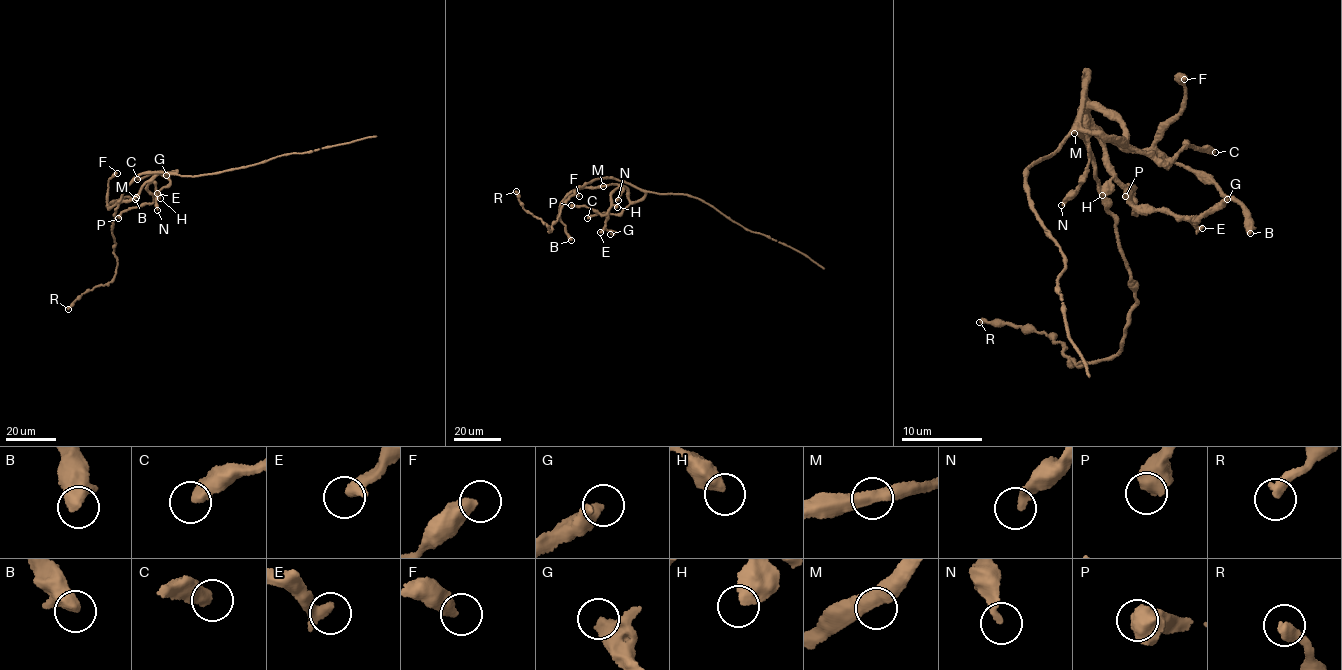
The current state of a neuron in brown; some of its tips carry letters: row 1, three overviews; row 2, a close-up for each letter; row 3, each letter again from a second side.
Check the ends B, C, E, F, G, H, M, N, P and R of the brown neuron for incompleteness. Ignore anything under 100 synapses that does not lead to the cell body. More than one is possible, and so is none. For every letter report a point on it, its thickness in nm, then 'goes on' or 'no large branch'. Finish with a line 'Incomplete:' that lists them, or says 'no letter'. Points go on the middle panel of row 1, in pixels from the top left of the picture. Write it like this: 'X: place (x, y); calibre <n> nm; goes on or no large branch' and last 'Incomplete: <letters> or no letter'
B: place (571, 240); calibre 600 nm; no large branch
C: place (587, 218); calibre 440 nm; no large branch
E: place (600, 232); calibre 440 nm; no large branch
F: place (579, 196); calibre 500 nm; no large branch
G: place (610, 234); calibre 480 nm; no large branch
H: place (617, 207); calibre 600 nm; no large branch
M: place (603, 186); calibre 480 nm; no large branch
N: place (618, 200); calibre 280 nm; no large branch
P: place (571, 205); calibre 750 nm; no large branch
R: place (516, 191); calibre 400 nm; no large branch
Incomplete: no letter

